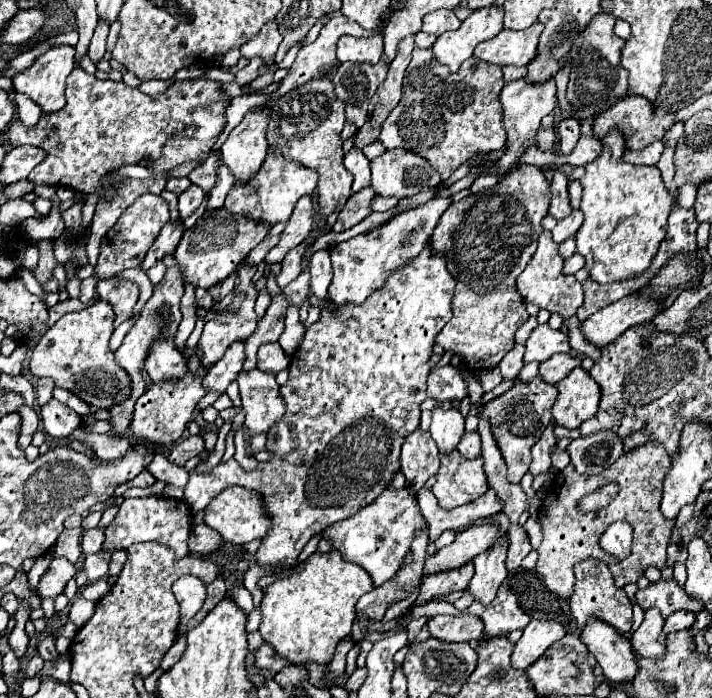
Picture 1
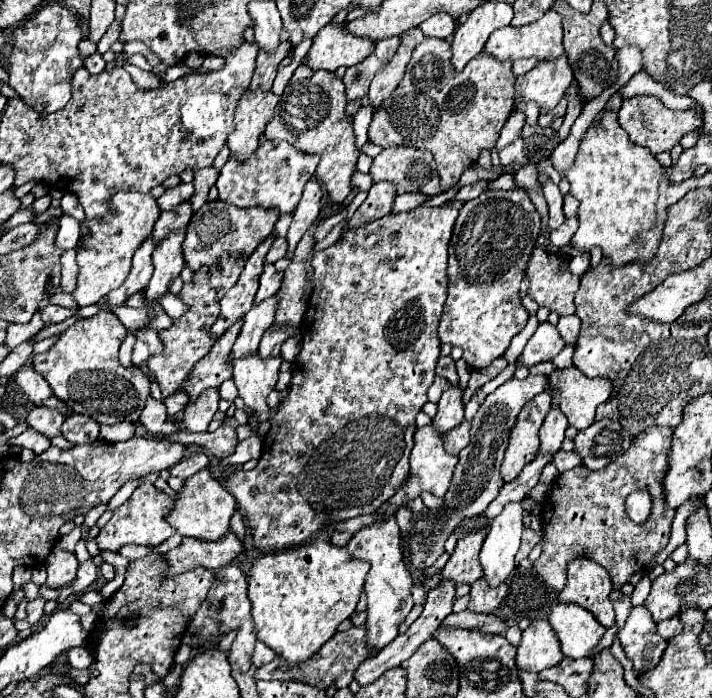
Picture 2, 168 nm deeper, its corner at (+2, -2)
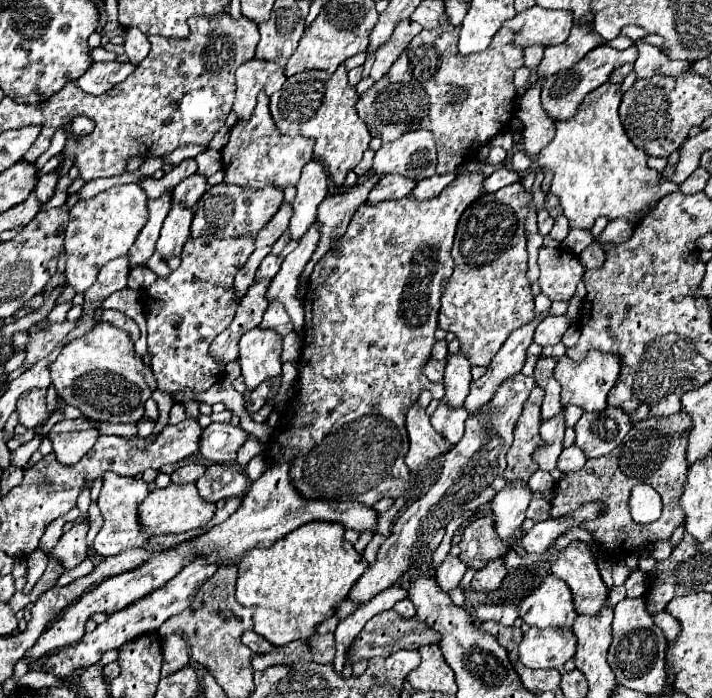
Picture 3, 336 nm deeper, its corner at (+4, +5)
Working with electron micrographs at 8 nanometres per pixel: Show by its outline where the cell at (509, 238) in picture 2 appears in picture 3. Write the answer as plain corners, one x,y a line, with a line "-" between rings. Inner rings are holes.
522,183
506,185
496,193
486,193
476,199
460,217
456,239
452,247
454,273
442,295
438,327
450,331
460,341
460,351
472,365
490,365
492,357
510,337
510,333
534,319
534,299
526,279
528,251
526,251
526,217
530,213
532,193

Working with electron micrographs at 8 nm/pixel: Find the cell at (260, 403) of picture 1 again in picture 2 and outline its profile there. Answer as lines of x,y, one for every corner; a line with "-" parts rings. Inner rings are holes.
258,352
234,360
234,382
238,386
238,394
246,402
246,406
256,412
256,418
260,422
264,422
270,414
266,396
278,382
280,364
280,356
262,358
258,356

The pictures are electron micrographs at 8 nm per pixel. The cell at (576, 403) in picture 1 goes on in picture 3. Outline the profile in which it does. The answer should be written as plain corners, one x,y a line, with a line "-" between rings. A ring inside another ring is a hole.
590,351
582,363
574,363
566,355
560,357
554,367
554,377
562,385
562,393
560,393
562,405
564,407
578,405
588,413
598,413
602,409
606,409
606,395
614,387
618,373
620,373
620,361
616,359
616,355
610,355
610,353

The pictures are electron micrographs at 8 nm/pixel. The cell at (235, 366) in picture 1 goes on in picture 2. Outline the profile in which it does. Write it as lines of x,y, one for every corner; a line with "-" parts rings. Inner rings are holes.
270,296
268,300
252,306
252,310
244,316
244,326
242,326
242,332
234,344
232,360
258,350
262,334
272,326
274,314
276,314
276,296
274,298

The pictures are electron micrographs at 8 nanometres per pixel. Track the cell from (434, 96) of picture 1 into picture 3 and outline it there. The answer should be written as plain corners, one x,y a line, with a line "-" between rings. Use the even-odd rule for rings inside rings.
442,17
438,29
420,31
390,67
390,73
376,81
356,103
360,119
384,143
416,129
432,131
438,149
438,175
452,173
468,163
468,153
474,161
482,145
506,131
514,117
514,71
524,65
524,49
510,45
506,29
496,33
488,49
466,57
456,49
458,33
460,29
450,25
446,17

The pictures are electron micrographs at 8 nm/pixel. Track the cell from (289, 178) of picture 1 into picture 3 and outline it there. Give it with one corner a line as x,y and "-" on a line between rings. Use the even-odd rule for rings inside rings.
260,93
250,121
236,123
230,131
228,145
222,149
224,183
250,187
250,189
264,189
268,185
286,189
298,183
302,167
314,159
312,149
314,149
314,139
288,137
276,129
268,111
268,97

